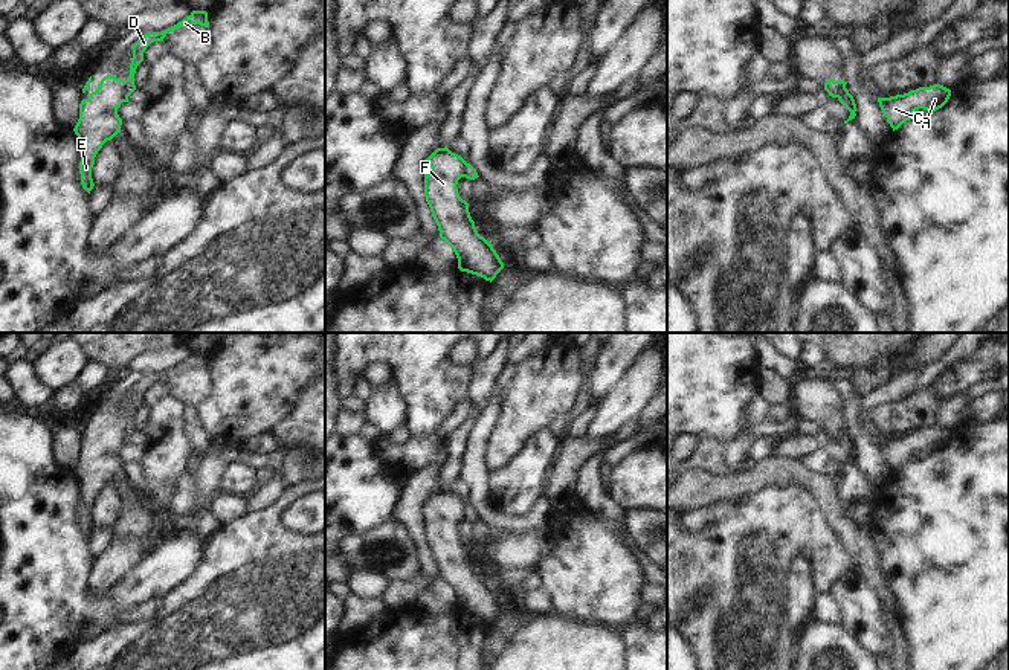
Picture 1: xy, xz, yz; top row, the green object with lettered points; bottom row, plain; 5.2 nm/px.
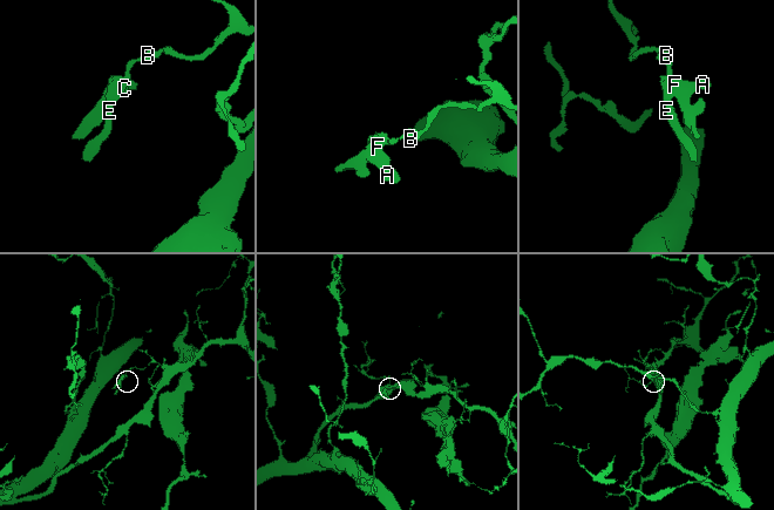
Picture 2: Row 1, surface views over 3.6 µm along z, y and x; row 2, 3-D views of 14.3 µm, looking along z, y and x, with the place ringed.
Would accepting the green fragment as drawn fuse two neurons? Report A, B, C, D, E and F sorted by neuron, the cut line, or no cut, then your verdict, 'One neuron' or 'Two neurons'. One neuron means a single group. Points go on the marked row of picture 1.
Groups: A C E F / B D. Split along xy (124, 81), (124, 98), (121, 101). Two neurons

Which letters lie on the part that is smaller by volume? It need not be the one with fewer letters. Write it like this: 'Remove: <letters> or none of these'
Remove: A, C, E, F

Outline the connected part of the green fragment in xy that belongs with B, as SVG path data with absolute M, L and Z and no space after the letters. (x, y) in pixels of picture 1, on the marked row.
M192 11L186 18L179 21L177 24L162 31L162 32L147 32L140 40L137 40L134 44L131 44L133 49L133 58L130 64L130 76L124 81L124 101L128 102L128 96L136 90L134 85L134 73L137 66L143 61L143 52L147 47L154 41L163 41L165 35L179 29L179 27L188 27L192 24L200 24L209 29L208 21L208 12L206 11Z

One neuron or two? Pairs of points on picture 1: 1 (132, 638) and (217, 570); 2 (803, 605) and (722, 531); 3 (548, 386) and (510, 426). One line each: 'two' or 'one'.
1: one
2: two
3: one

